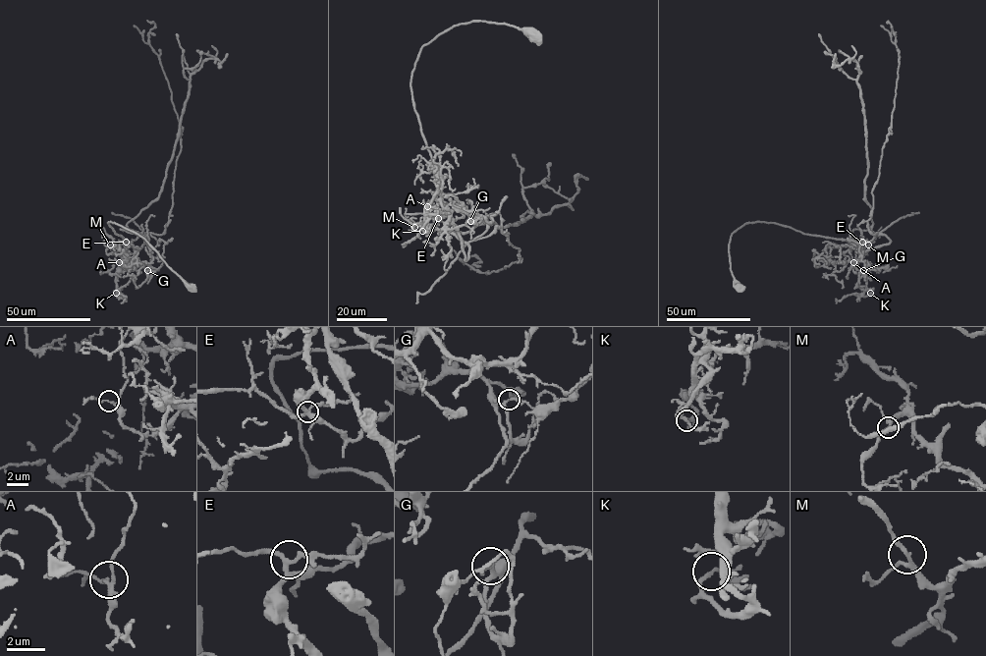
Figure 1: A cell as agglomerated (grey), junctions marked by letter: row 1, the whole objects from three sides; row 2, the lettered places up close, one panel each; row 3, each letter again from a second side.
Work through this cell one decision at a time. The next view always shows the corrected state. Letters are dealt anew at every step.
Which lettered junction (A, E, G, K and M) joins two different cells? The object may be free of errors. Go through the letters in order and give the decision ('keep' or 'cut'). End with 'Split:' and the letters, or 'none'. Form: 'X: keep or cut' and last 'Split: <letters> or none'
A: keep
E: keep
G: cut
K: keep
M: keep
Split: G

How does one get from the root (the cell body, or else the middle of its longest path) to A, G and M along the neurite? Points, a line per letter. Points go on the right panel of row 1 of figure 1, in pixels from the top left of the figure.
A: (738, 288), (729, 244), (747, 223), (774, 222), (847, 241), (863, 250), (854, 267), (853, 262)
G: (738, 288), (729, 244), (747, 223), (774, 222), (847, 241), (863, 250), (860, 258), (869, 267), (863, 270)
M: (738, 288), (729, 244), (747, 223), (774, 222), (843, 239), (859, 246), (860, 253), (868, 245)

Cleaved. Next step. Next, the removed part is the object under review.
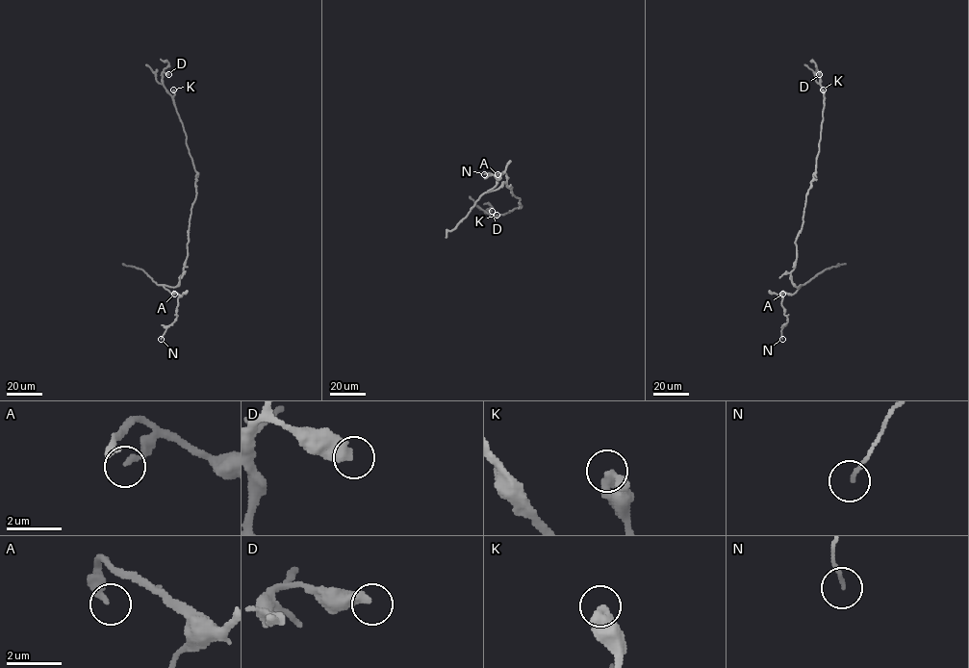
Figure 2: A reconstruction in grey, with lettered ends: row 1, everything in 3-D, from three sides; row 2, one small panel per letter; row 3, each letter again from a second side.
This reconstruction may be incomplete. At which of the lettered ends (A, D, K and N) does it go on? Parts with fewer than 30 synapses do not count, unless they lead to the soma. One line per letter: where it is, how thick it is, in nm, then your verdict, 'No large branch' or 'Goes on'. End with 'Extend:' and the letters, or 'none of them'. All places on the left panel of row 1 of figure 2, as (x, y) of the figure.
A: Place: (174, 294). Thickness 170 nm. No large branch
D: Place: (168, 74). Thickness 440 nm. No large branch
K: Place: (173, 89). Thickness 480 nm. No large branch
N: Place: (161, 339). Thickness 110 nm. No large branch
Extend: none of them

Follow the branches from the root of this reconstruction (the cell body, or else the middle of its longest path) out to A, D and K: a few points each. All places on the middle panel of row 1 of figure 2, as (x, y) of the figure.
A: (514, 195), (505, 182), (487, 192), (496, 185), (497, 174)
D: (514, 195), (520, 198), (519, 207), (498, 216), (485, 212), (492, 211)
K: (514, 195), (520, 198), (521, 206), (504, 215), (497, 215)

